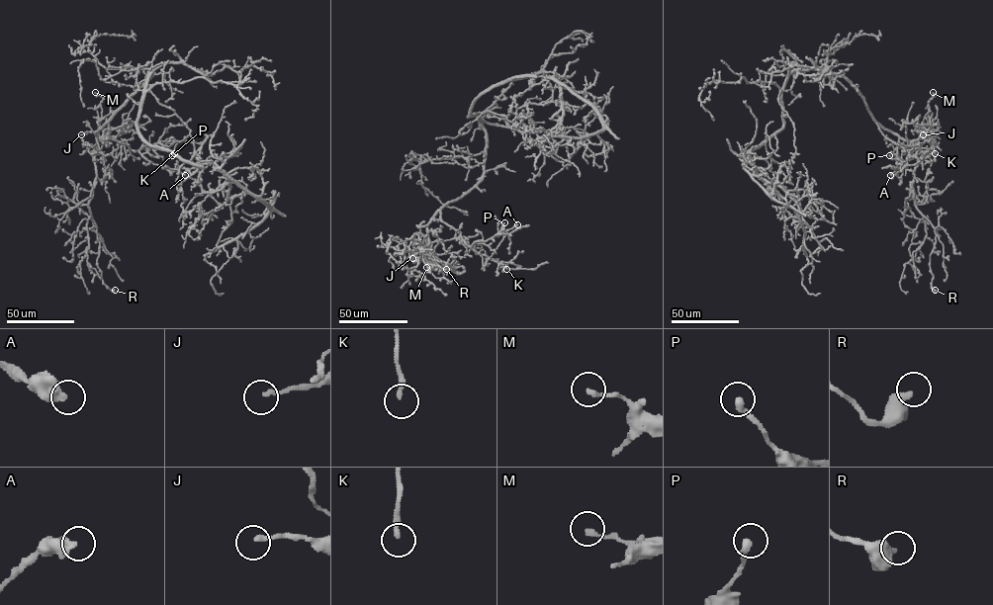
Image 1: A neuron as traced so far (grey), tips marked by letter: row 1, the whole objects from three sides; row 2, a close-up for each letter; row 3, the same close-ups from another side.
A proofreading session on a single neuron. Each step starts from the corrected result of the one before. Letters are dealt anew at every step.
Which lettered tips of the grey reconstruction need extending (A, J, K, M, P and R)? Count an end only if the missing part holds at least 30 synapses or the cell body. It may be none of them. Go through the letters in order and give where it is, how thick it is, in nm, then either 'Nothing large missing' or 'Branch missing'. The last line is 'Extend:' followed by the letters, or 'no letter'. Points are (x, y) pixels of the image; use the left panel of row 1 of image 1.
A: Place: (185, 175). Thickness 500 nm. Nothing large missing
J: Place: (81, 134). Thickness 190 nm. Nothing large missing
K: Place: (174, 153). Thickness 240 nm. Nothing large missing
M: Place: (95, 92). Thickness 200 nm. Nothing large missing
P: Place: (172, 155). Thickness 280 nm. Nothing large missing
R: Place: (115, 290). Thickness 400 nm. Nothing large missing
Extend: no letter

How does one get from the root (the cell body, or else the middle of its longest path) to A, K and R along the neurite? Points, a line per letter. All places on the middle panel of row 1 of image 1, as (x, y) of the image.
A: (505, 117), (489, 111), (478, 114), (486, 142), (483, 175), (440, 210), (440, 218), (470, 246), (517, 224)
K: (505, 117), (478, 114), (486, 142), (483, 175), (440, 210), (440, 218), (466, 244), (506, 269)
R: (505, 117), (478, 114), (483, 175), (428, 225), (421, 258), (428, 270), (446, 269)

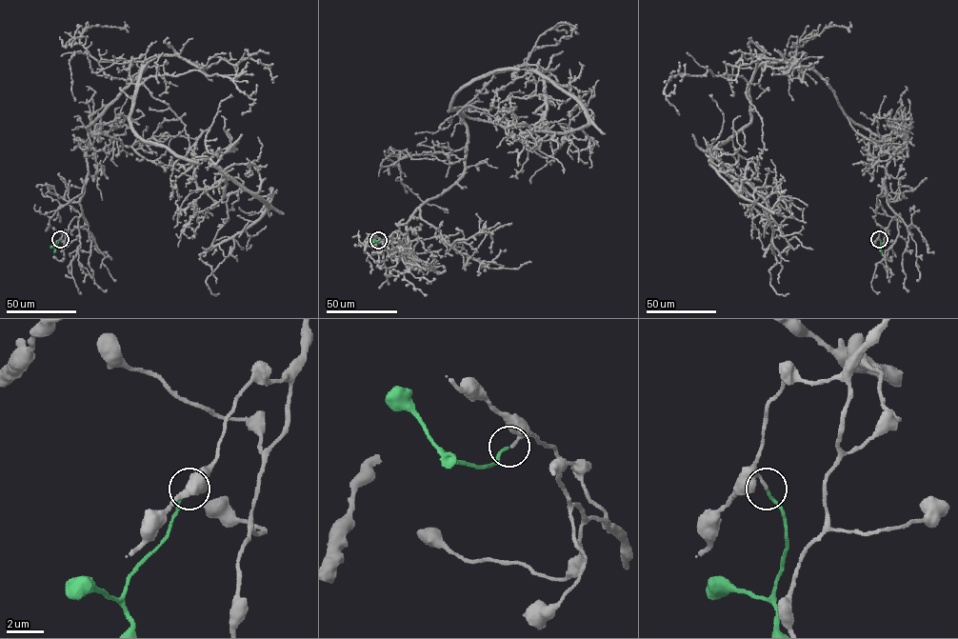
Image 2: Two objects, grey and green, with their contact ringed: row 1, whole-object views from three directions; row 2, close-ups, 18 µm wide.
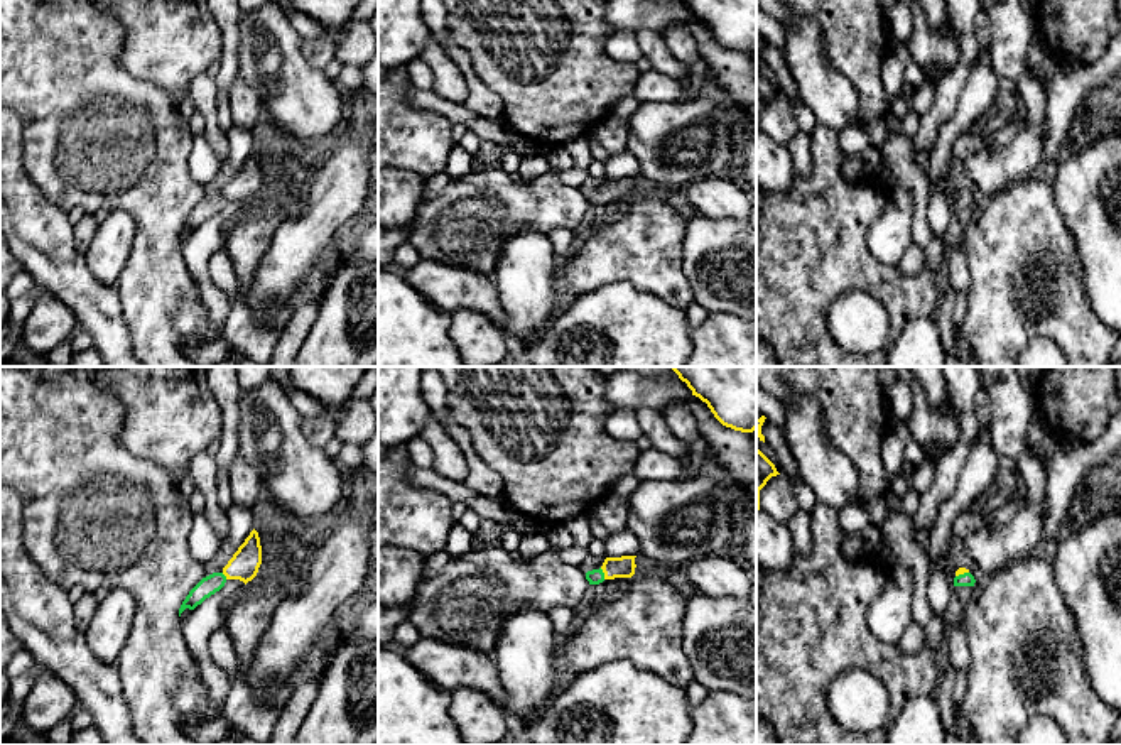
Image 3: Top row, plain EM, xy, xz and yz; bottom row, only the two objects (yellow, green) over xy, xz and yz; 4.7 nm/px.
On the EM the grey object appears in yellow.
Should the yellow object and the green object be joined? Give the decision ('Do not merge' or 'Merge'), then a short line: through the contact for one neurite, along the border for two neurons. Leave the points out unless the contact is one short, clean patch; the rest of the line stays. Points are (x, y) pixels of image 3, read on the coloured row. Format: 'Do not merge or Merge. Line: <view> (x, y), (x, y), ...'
Merge. Line: xz (623, 566), (603, 571), (595, 576)

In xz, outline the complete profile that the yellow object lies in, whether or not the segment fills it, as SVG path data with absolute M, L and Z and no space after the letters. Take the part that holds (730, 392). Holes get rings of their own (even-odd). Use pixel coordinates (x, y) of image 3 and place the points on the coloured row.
M669 367L726 427L756 429L756 367Z

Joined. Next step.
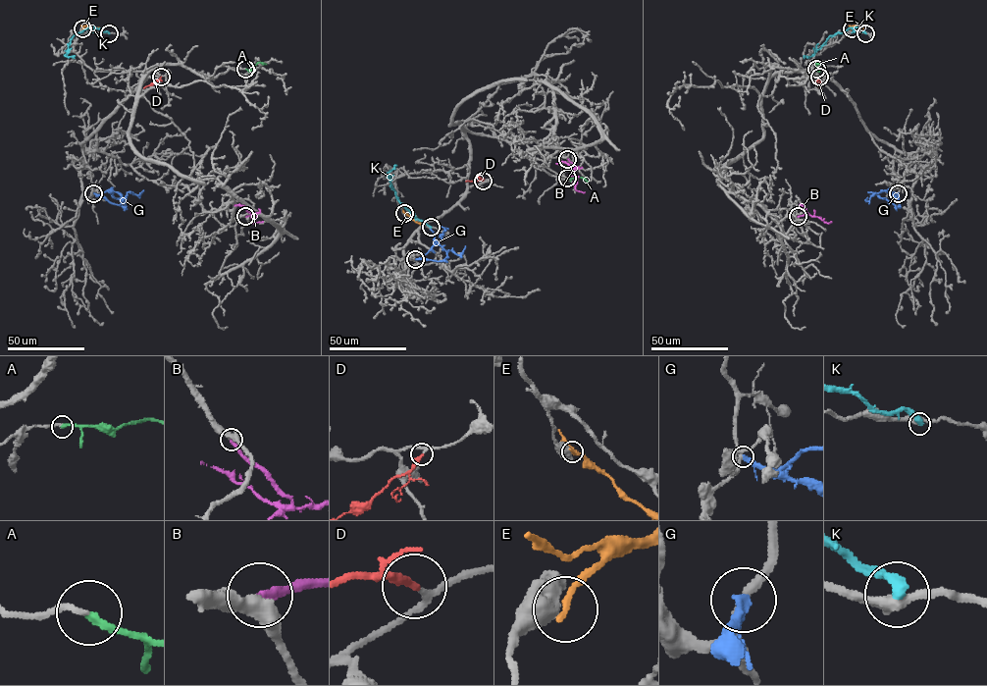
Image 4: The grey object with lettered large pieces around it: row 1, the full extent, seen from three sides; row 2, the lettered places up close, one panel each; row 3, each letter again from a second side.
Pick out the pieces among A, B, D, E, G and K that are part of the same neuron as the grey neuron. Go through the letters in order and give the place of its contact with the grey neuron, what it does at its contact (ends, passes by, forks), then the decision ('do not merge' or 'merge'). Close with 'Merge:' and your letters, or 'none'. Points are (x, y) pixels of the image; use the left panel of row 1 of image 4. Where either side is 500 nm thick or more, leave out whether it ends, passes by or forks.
A: (245, 69) | it ends | merge
B: (245, 216) | it ends | merge
D: (161, 77) | it ends | merge
E: (82, 28) | do not merge
G: (93, 193) | it ends | do not merge
K: (109, 33) | it ends | do not merge
Merge: A, B, D

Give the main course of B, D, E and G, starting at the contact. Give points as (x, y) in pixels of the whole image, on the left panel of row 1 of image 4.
B: (245, 216), (254, 214), (251, 214), (254, 217), (253, 223), (263, 221)
D: (161, 77), (144, 88)
E: (82, 28), (86, 26), (99, 27)
G: (94, 193), (124, 208), (127, 192), (138, 194), (143, 190)

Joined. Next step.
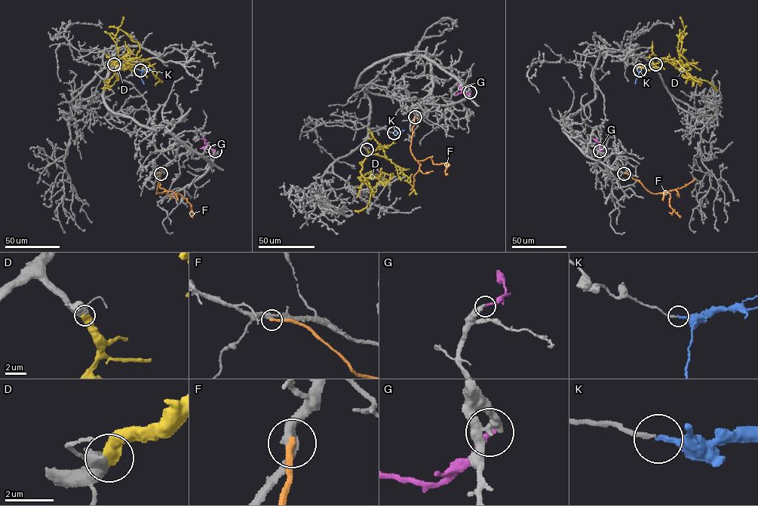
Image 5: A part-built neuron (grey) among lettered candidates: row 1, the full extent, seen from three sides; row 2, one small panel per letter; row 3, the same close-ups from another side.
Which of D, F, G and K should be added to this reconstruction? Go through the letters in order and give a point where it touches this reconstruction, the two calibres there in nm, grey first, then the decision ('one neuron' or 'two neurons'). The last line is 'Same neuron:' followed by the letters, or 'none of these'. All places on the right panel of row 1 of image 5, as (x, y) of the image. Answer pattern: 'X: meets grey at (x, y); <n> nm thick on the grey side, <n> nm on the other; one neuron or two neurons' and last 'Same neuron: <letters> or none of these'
D: meets grey at (655, 64); 480 nm thick on the grey side, 600 nm on the other; one neuron
F: meets grey at (624, 173); 360 nm thick on the grey side, 280 nm on the other; two neurons
G: meets grey at (599, 151); 400 nm thick on the grey side, 220 nm on the other; two neurons
K: meets grey at (639, 70); 190 nm thick on the grey side, 200 nm on the other; one neuron
Same neuron: D, K

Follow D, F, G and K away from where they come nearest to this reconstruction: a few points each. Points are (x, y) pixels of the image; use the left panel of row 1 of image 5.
D: (113, 64), (115, 62), (108, 62), (110, 70), (132, 62), (139, 48), (137, 42), (118, 29), (124, 17)
F: (160, 173), (156, 194), (171, 191), (180, 194), (191, 204), (192, 218)
G: (215, 151), (208, 148), (206, 141), (201, 138)
K: (140, 70), (144, 84)

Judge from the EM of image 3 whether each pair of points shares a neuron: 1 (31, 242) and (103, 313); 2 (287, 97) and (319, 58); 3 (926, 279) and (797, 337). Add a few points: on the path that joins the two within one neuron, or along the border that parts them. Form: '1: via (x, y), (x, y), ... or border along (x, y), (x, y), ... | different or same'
1: via (49, 259), (85, 294) | same
2: border along (303, 39), (303, 56), (321, 70) | different
3: via (890, 282), (838, 281), (817, 301) | same

